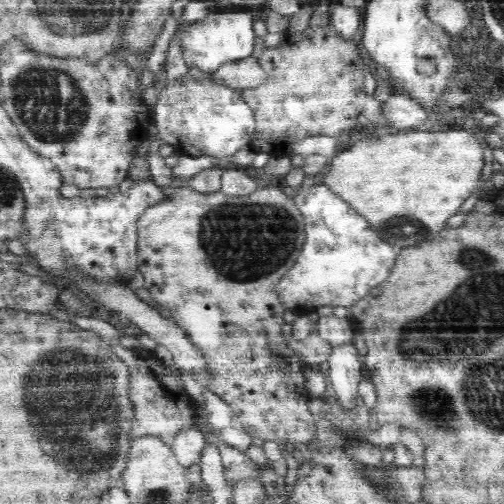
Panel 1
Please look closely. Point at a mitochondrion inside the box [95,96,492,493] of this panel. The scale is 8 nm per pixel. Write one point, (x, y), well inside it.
(244, 242)

